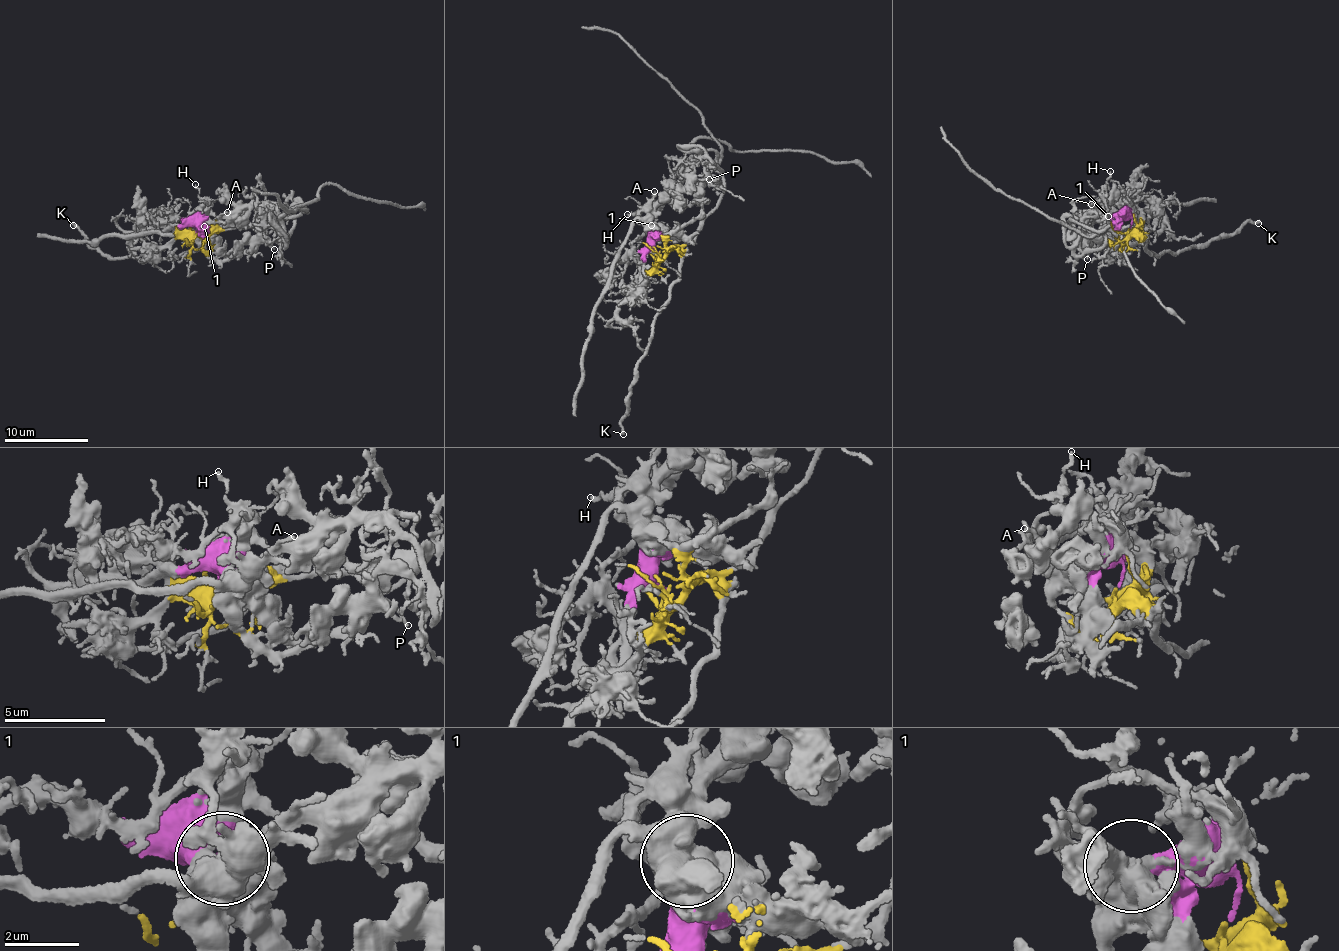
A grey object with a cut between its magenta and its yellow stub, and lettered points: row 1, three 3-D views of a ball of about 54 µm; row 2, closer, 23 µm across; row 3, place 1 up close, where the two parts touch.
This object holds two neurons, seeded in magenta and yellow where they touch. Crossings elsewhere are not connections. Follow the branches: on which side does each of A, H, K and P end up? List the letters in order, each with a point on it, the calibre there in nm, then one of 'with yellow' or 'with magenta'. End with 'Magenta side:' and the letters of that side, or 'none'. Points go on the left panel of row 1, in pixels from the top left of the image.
A: (227, 212) | 140 nm | with magenta
H: (195, 184) | 180 nm | with yellow
K: (73, 225) | 280 nm | with yellow
P: (274, 249) | 100 nm | with magenta
Magenta side: A, P

